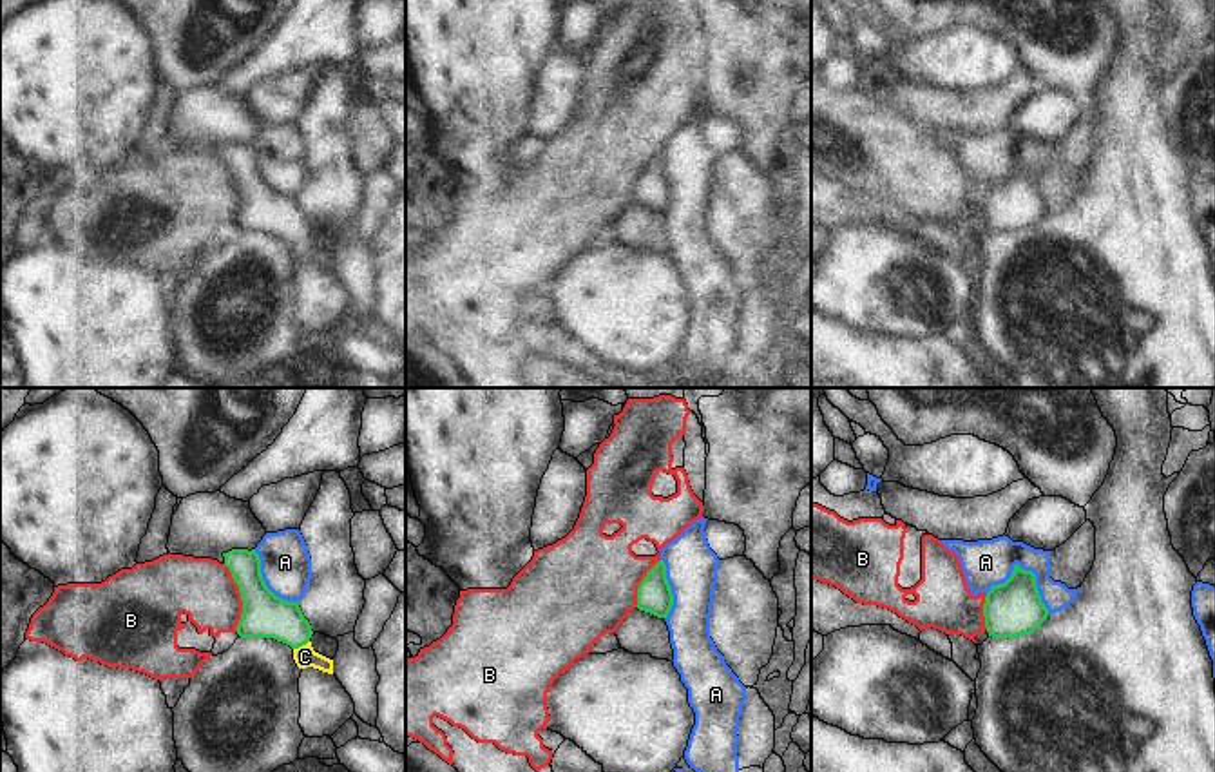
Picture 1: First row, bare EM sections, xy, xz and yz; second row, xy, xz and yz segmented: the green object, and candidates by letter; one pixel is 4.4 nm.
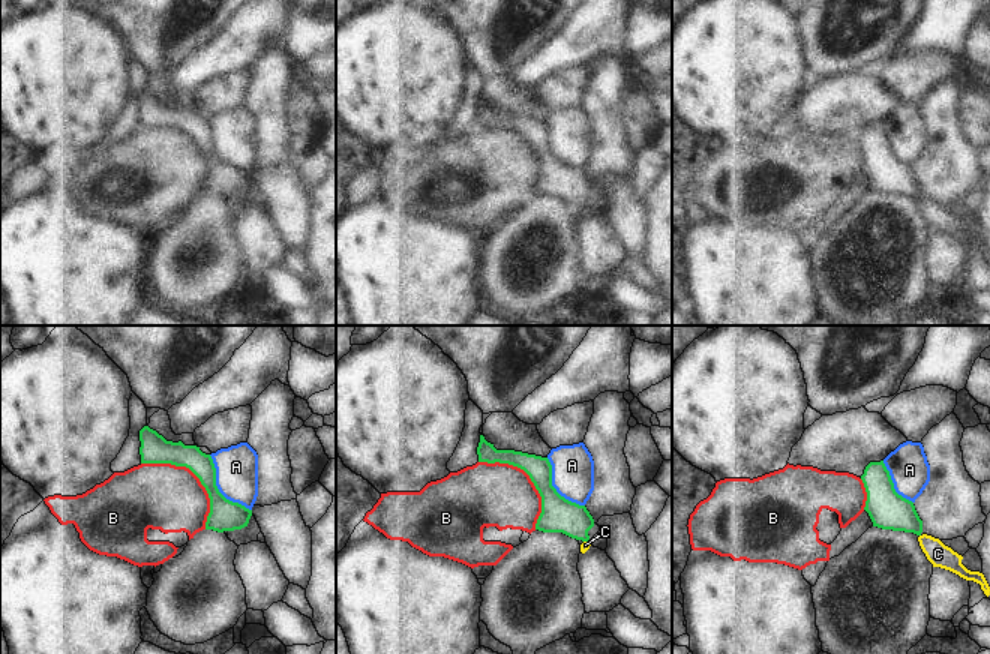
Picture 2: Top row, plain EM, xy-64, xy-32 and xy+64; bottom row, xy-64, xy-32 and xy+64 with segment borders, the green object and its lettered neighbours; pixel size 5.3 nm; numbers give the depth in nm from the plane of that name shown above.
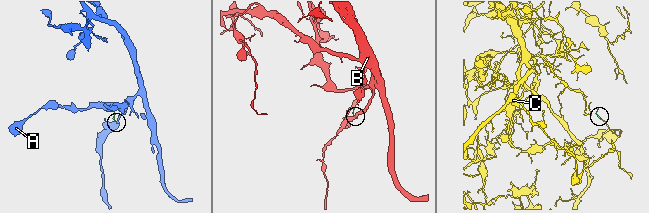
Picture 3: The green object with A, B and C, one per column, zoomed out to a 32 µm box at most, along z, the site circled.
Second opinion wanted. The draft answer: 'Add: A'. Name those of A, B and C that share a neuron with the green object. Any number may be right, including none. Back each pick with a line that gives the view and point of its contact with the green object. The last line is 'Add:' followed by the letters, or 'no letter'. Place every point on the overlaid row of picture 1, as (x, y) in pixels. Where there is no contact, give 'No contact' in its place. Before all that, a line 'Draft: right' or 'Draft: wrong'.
Draft: wrong
C: Touches green at xy (301, 646)
Add: C

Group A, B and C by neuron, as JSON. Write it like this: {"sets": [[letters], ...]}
{"sets": [["A"], ["B"], ["C"]]}

